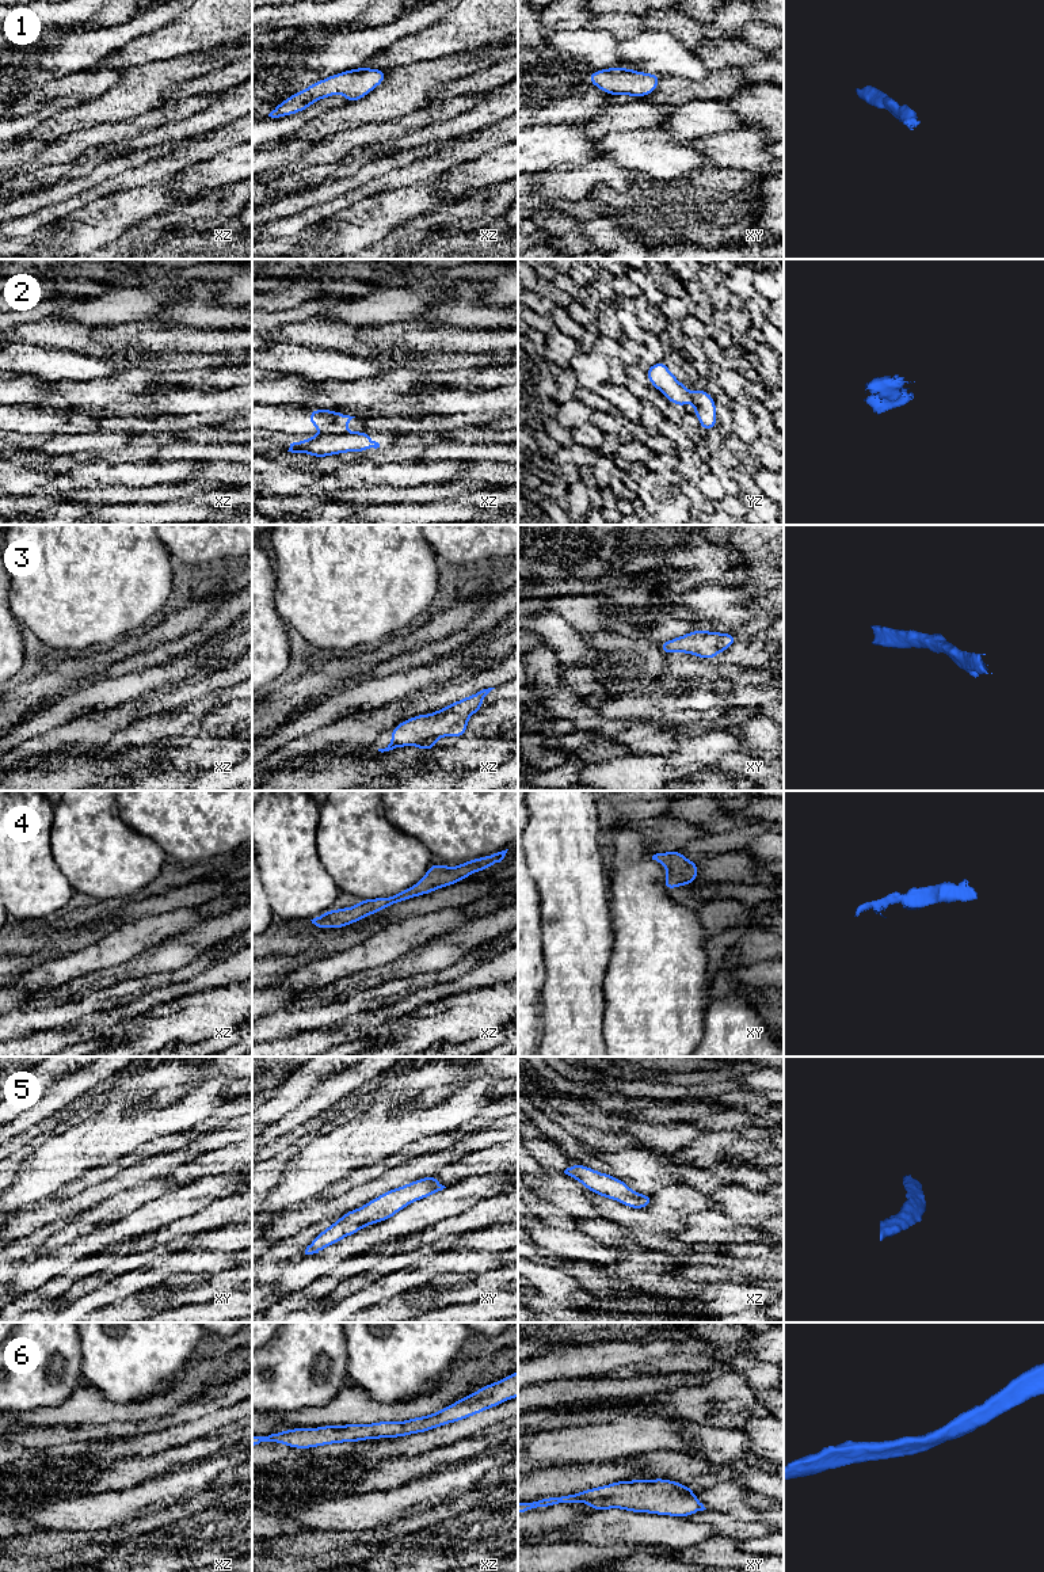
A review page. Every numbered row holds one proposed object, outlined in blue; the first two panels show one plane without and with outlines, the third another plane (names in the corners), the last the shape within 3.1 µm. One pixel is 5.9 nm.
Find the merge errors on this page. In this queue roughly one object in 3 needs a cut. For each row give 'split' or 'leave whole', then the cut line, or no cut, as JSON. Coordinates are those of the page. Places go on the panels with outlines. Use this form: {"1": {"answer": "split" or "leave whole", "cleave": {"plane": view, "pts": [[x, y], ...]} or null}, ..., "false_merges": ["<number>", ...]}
{"1": {"answer": "leave whole", "cleave": null}, "2": {"answer": "split", "cleave": {"plane": "xz", "pts": [[346, 431], [322, 434]]}}, "3": {"answer": "leave whole", "cleave": null}, "4": {"answer": "leave whole", "cleave": null}, "5": {"answer": "leave whole", "cleave": null}, "6": {"answer": "leave whole", "cleave": null}, "false_merges": ["2"]}

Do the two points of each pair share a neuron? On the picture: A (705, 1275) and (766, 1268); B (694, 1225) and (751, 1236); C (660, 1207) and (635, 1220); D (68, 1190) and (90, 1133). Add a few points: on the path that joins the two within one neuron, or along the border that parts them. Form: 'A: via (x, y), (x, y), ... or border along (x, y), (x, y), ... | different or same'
A: via (720, 1274), (751, 1271) | same
B: via (708, 1228), (723, 1233), (738, 1233) | same
C: border along (643, 1209), (655, 1215) | different
D: border along (99, 1167), (84, 1169), (53, 1194) | different

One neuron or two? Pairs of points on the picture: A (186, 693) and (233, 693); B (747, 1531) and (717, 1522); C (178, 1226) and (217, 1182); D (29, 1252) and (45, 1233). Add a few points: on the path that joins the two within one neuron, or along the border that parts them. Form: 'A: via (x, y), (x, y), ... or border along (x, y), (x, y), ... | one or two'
A: border along (237, 682), (229, 688) | two
B: via (740, 1530), (728, 1527), (724, 1523) | one
C: border along (214, 1202), (156, 1229) | two
D: via (30, 1248), (41, 1237) | one

